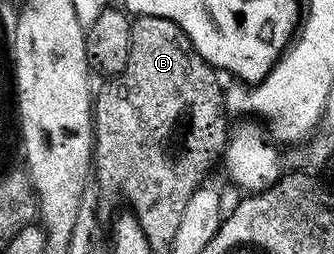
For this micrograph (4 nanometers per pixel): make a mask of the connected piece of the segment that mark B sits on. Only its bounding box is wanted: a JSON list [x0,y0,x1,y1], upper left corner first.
[93,16,231,238]

